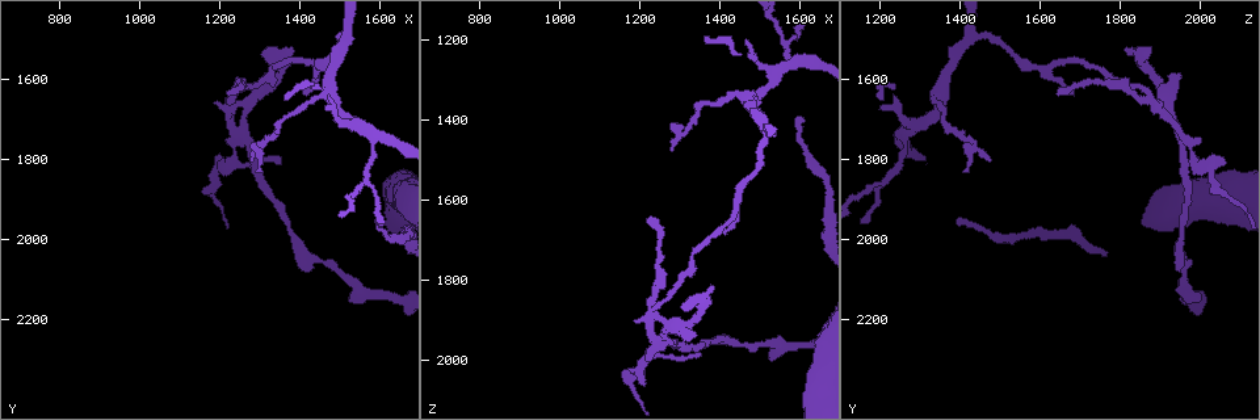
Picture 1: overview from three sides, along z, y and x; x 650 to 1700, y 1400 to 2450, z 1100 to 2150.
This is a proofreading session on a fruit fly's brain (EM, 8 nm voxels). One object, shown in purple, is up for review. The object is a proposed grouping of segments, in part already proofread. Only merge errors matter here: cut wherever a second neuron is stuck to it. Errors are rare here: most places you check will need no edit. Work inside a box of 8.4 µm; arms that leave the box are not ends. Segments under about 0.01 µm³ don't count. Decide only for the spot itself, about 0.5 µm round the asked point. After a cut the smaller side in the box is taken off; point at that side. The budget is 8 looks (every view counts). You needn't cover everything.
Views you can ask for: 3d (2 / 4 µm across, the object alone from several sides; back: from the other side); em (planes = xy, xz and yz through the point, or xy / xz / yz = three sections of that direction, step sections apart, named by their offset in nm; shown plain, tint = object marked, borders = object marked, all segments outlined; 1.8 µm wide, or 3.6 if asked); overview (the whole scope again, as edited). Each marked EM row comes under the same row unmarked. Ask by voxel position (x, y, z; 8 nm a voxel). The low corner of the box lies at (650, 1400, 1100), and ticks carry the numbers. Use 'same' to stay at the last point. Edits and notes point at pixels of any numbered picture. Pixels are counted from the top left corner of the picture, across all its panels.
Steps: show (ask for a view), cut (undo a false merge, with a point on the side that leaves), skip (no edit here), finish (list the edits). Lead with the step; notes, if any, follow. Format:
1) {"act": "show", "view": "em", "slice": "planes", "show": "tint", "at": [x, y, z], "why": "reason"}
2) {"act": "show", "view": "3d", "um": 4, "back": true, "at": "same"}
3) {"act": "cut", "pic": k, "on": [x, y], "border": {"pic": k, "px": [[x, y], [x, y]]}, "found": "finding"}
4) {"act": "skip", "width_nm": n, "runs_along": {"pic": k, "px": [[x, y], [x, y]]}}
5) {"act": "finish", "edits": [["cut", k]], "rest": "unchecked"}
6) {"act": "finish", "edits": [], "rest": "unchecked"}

{"act": "show", "view": "em", "slice": "planes", "show": "tint", "at": [1310, 1760, 1440], "why": "abrupt turn"}

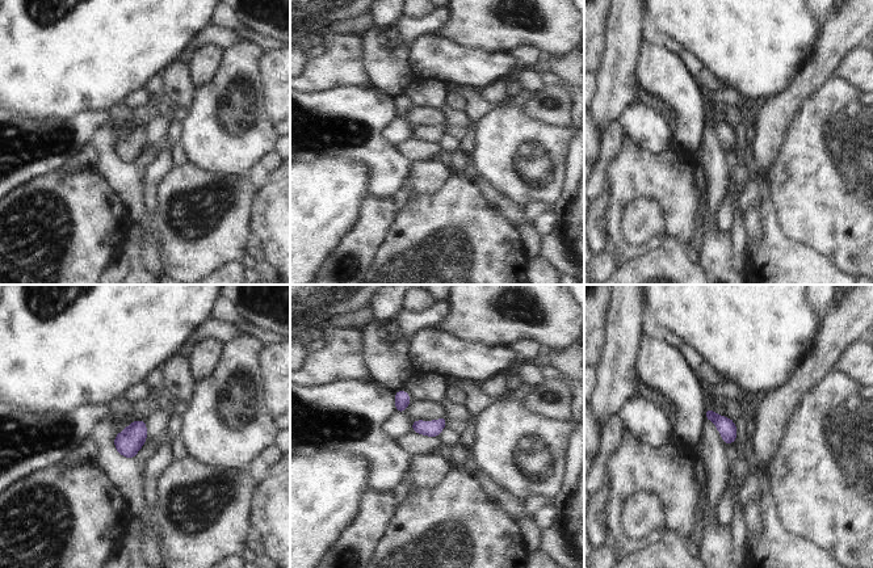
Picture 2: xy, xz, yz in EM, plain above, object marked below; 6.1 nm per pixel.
{"act": "skip", "found": "continuous, no second neuron"}

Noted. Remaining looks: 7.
{"act": "show", "view": "3d", "um": 2, "at": [1590, 1750, 1260], "why": "looks like a crossing"}

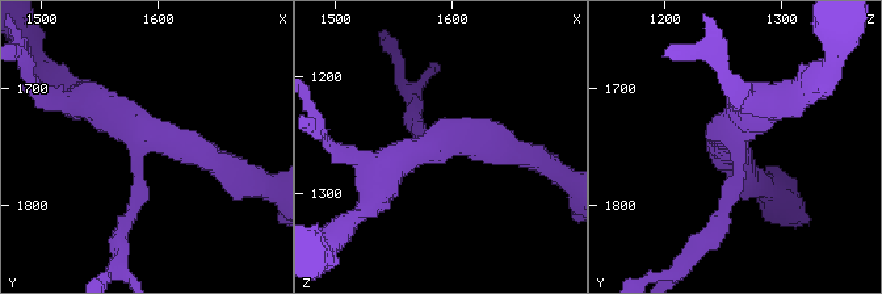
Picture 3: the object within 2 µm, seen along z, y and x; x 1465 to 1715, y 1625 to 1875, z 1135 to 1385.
{"act": "show", "view": "em", "slice": "xz", "step": 8, "show": "tint", "at": [1582, 1746, 1266], "arms": 4, "why": "now the EM"}

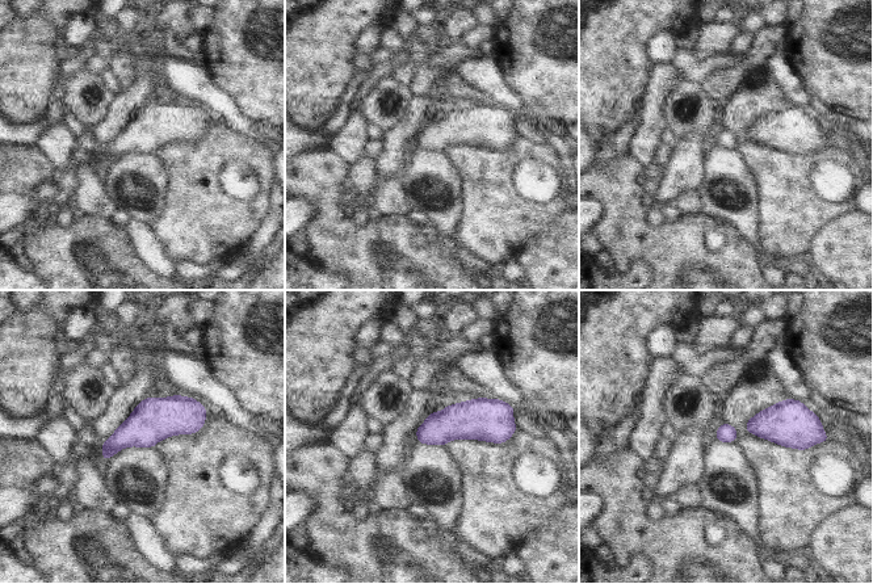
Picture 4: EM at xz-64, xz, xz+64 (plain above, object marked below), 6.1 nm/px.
{"act": "skip", "width_nm": 110, "found": "continuous, no second neuron"}

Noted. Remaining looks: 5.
{"act": "show", "view": "3d", "um": 4, "at": [1510, 1500, 1425]}

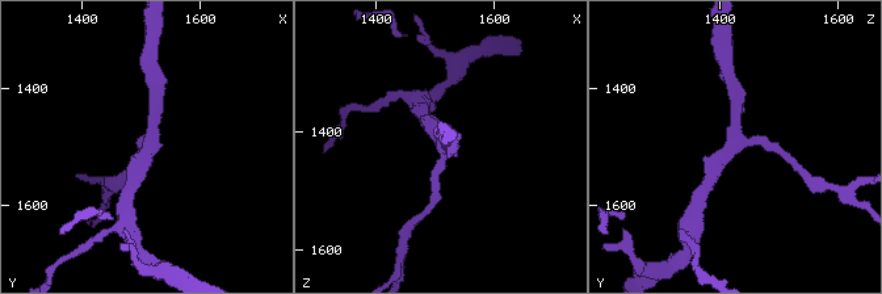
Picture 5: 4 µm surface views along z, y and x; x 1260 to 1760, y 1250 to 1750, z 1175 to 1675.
{"act": "show", "view": "em", "slice": "yz", "step": 4, "show": "borders", "at": [1515, 1495, 1425], "arms": 3, "why": "now the EM"}

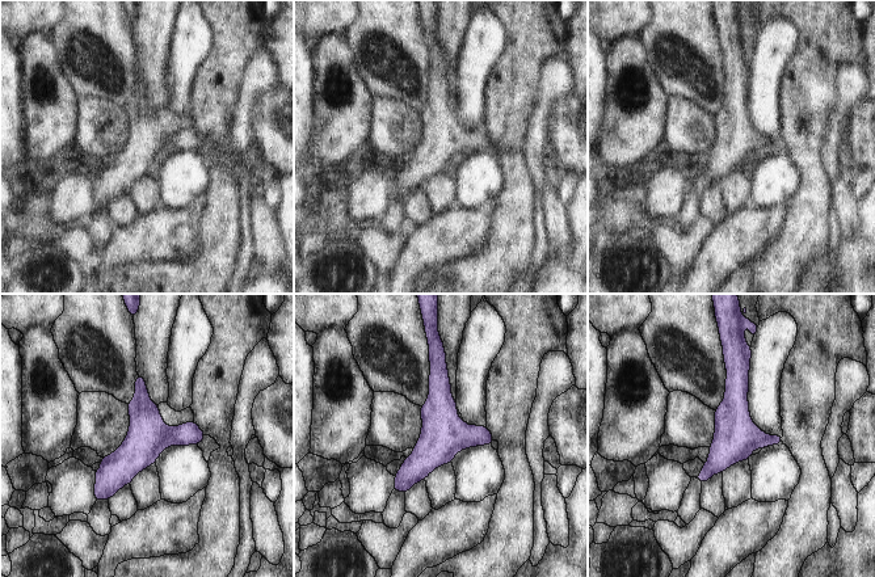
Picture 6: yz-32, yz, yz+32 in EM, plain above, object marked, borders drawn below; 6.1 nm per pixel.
{"act": "skip", "runs_along": {"pic": 6, "px": [[434, 362], [438, 443], [399, 488]]}, "found": "all the same neuron"}

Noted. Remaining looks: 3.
{"act": "show", "view": "3d", "um": 4, "at": [1225, 1665, 1890], "why": "two arms at a narrow angle"}

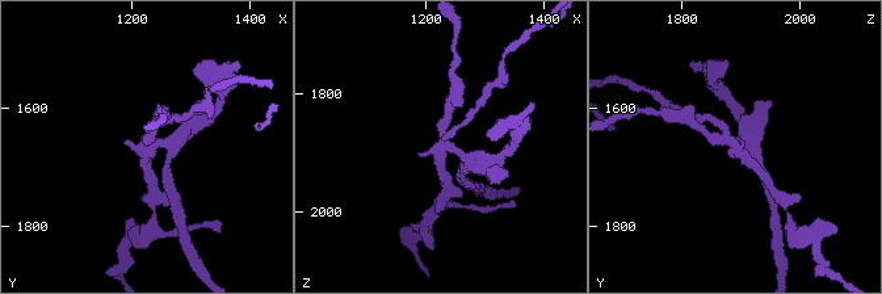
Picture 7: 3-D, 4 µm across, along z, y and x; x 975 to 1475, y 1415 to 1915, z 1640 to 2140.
{"act": "show", "view": "em", "slice": "planes", "show": "borders", "at": [1225, 1655, 1890], "arms": 4, "why": "need the tissue"}

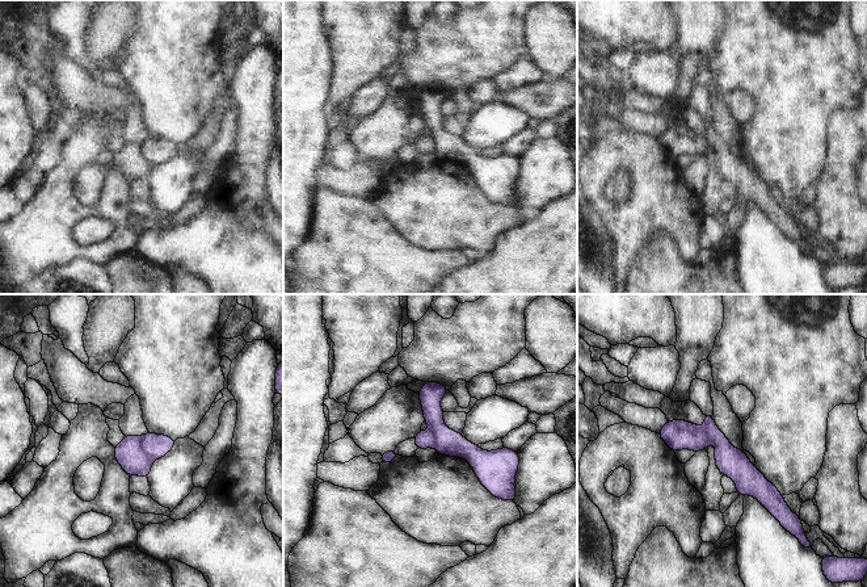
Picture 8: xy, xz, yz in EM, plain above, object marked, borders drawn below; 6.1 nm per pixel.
{"act": "cut", "pic": 8, "on": [154, 447], "border": {"pic": 8, "px": [[139, 437], [139, 448], [150, 460]]}, "found": "two neurons meet here"}

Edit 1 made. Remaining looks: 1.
{"act": "finish", "edits": [["cut", 8]], "rest": "unchecked"}

